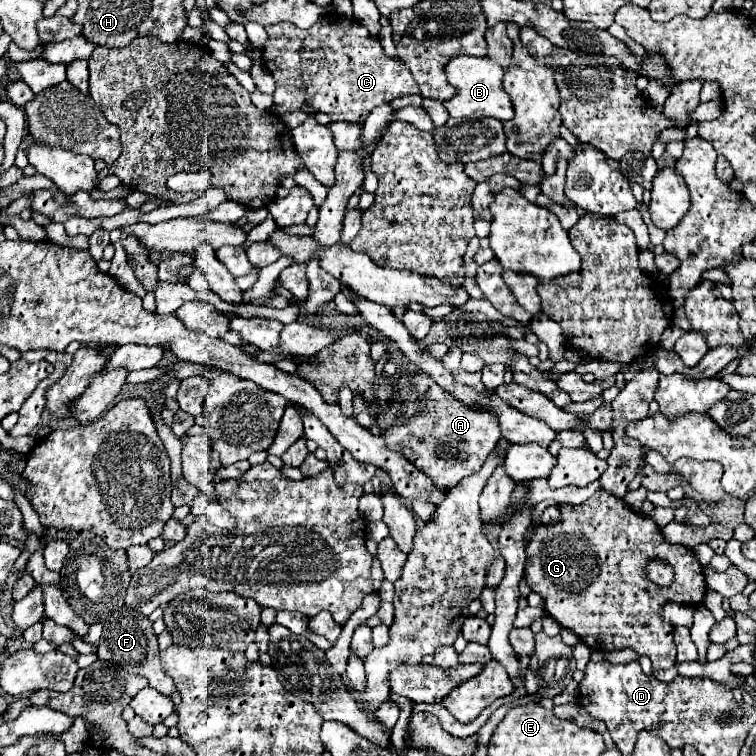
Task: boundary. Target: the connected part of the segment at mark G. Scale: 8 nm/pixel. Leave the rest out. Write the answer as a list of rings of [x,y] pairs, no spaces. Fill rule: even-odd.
[[[602,489],[582,505],[562,505],[560,513],[562,519],[550,527],[540,525],[534,535],[534,547],[526,547],[526,581],[532,591],[544,597],[546,613],[552,615],[562,627],[574,631],[590,649],[606,653],[630,647],[638,655],[650,657],[654,669],[670,669],[676,663],[676,645],[672,637],[674,627],[658,617],[658,609],[668,601],[694,607],[700,605],[706,593],[706,583],[698,559],[690,549],[668,543],[650,519],[634,513],[622,499]],[[648,559],[666,559],[676,571],[674,585],[658,587],[650,583],[644,575],[644,563]]]

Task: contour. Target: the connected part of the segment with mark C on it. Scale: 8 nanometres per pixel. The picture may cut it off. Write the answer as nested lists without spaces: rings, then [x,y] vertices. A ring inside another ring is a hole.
[[[326,15],[310,29],[298,29],[292,23],[276,23],[268,25],[266,33],[268,41],[262,47],[262,61],[276,81],[274,105],[270,107],[276,115],[308,105],[328,113],[332,121],[362,123],[380,103],[406,93],[418,93],[408,67],[384,55],[382,45],[368,29],[352,19]]]

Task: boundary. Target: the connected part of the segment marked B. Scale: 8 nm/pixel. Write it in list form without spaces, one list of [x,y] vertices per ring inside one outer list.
[[[458,55],[452,57],[444,65],[444,73],[448,77],[448,83],[456,87],[456,95],[452,99],[444,101],[444,107],[448,109],[450,117],[496,117],[500,121],[512,119],[512,103],[502,87],[504,69],[498,63],[492,63],[486,57],[474,57],[474,55]]]

